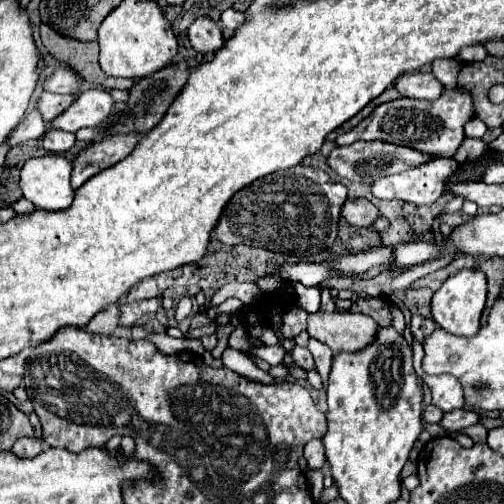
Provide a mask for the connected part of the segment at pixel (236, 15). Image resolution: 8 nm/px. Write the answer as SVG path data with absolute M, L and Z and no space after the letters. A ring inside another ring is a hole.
M234 8L224 10L224 14L222 14L222 24L224 24L226 30L234 32L236 28L240 28L242 22L244 22L244 14L242 14L242 12L236 12Z

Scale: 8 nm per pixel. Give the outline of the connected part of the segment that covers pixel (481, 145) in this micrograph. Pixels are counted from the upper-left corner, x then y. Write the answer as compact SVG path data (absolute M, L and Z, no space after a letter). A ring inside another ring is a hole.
M464 138L462 146L454 154L454 158L458 162L478 162L486 150L488 150L488 144L486 142L476 140L476 138Z

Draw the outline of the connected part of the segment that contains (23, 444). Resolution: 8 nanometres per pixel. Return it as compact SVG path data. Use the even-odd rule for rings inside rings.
M32 436L32 438L20 438L16 440L16 444L12 446L12 452L24 458L32 458L36 454L40 454L44 448L44 440L40 436Z

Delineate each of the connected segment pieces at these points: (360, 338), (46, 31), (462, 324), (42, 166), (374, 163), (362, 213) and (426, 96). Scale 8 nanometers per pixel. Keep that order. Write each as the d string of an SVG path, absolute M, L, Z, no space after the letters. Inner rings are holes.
M314 312L308 314L308 334L338 352L356 352L368 346L376 336L376 322L370 316L354 312Z
M46 24L40 26L40 36L44 46L52 56L68 64L72 70L80 72L86 82L102 88L120 88L130 90L134 86L134 80L130 78L110 78L102 72L98 64L98 42L78 42L66 36L60 36Z
M460 270L444 280L440 290L432 296L432 318L450 334L474 336L480 330L480 314L486 304L486 276L482 270Z
M64 156L32 158L20 172L20 188L26 200L42 210L64 210L74 200L70 186L72 164Z
M358 140L350 146L342 146L342 148L336 146L328 156L330 168L340 178L348 178L354 182L362 182L364 178L376 180L376 178L384 178L384 176L394 176L394 174L406 172L408 168L416 168L416 164L428 164L428 160L436 160L436 156L424 156L424 152L416 152L414 148L388 144L388 142L380 142L380 140L372 140L372 142Z
M350 198L344 202L342 218L350 226L362 228L362 226L370 226L378 218L378 210L366 198Z
M404 74L396 80L396 90L400 96L418 98L418 100L438 100L444 92L444 86L432 74Z

